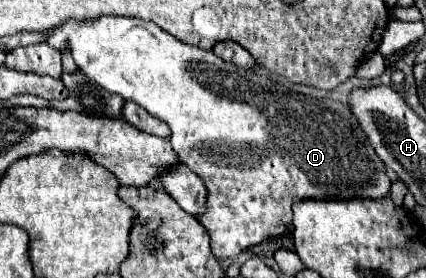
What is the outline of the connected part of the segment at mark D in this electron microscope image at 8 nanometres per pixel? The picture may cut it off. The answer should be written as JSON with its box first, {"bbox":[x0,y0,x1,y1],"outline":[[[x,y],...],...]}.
{"bbox":[48,17,392,261],"outline":[[[100,17],[100,19],[94,19],[94,21],[68,21],[62,27],[54,29],[48,37],[48,45],[52,45],[58,51],[62,51],[66,47],[66,43],[72,49],[72,57],[74,57],[76,65],[90,77],[90,81],[102,85],[110,93],[118,93],[126,101],[132,99],[134,103],[144,107],[150,115],[168,123],[168,127],[172,129],[170,143],[172,143],[176,155],[180,157],[180,161],[184,165],[188,165],[204,181],[204,185],[208,189],[206,213],[202,213],[202,217],[198,217],[198,221],[208,231],[208,235],[212,239],[212,253],[220,261],[234,259],[238,253],[242,253],[250,245],[264,243],[268,237],[282,237],[284,233],[292,233],[294,231],[292,205],[296,201],[304,201],[304,199],[322,199],[322,201],[332,201],[332,199],[384,199],[390,193],[392,183],[390,183],[390,179],[384,171],[384,161],[374,153],[374,147],[370,145],[370,141],[362,133],[362,129],[360,129],[360,139],[358,139],[358,119],[354,117],[350,107],[346,103],[330,99],[328,95],[324,95],[316,87],[286,81],[284,77],[278,77],[278,75],[274,75],[274,73],[270,73],[268,69],[262,69],[262,67],[238,69],[234,63],[216,57],[212,51],[204,51],[204,49],[198,49],[194,45],[186,45],[182,41],[176,41],[172,35],[162,31],[158,25],[142,21],[142,19],[134,19],[134,17]]]}

